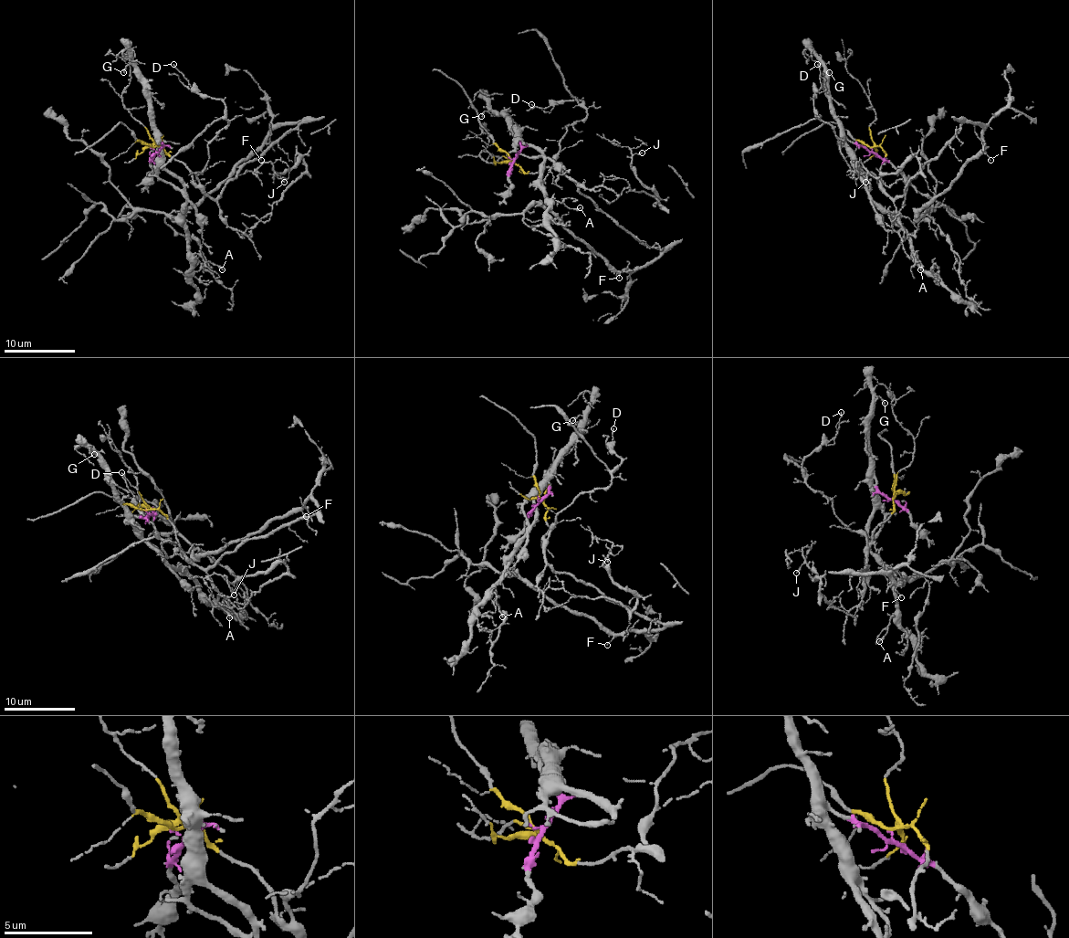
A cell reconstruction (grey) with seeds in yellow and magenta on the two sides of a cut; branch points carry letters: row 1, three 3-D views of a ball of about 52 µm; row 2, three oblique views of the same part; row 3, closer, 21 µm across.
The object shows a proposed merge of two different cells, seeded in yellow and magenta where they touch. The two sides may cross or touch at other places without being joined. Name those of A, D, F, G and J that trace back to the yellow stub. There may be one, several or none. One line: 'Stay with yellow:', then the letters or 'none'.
Stay with yellow: D, F, J

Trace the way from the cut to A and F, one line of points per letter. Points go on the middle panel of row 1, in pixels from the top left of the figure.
A: (511, 159), (519, 148), (517, 134), (541, 153), (545, 196), (571, 209), (581, 207)
F: (511, 159), (527, 173), (557, 168), (605, 214), (660, 251), (632, 271), (619, 271), (619, 278)

